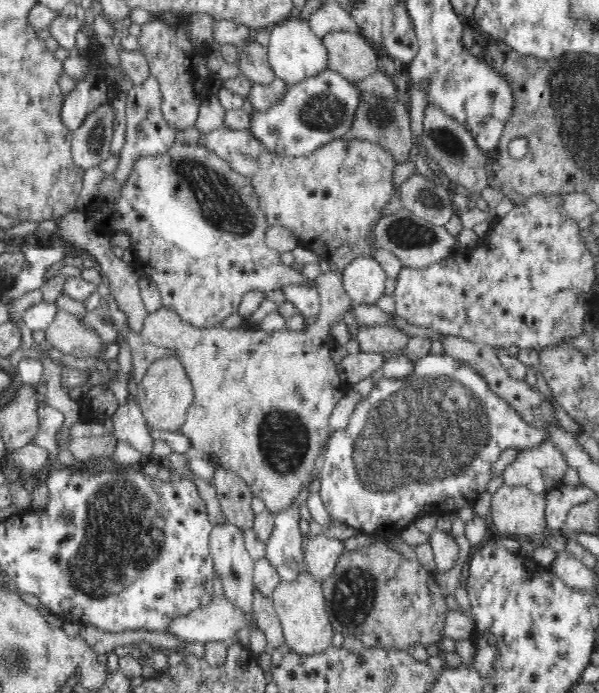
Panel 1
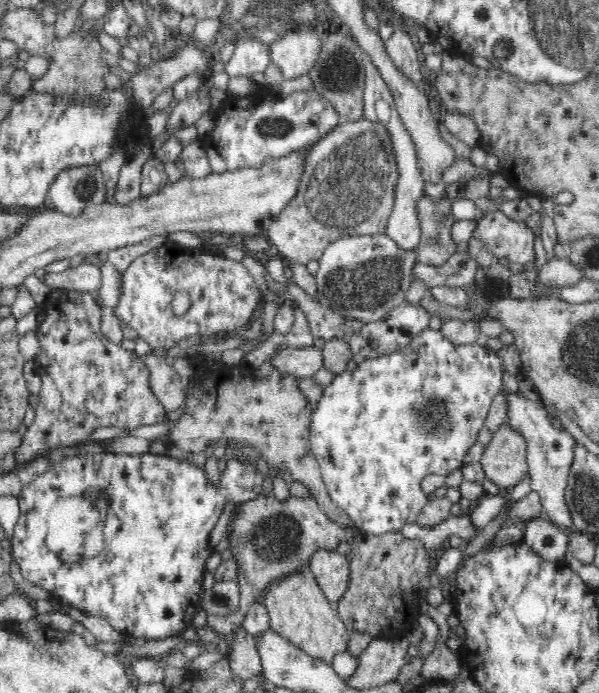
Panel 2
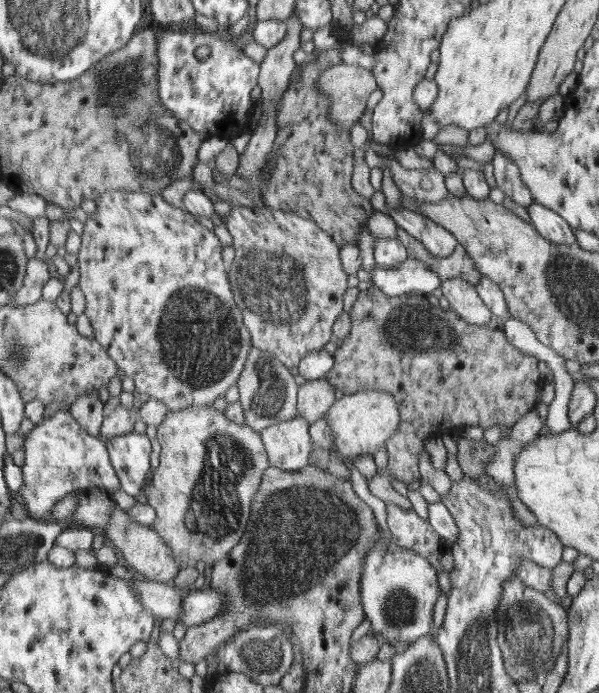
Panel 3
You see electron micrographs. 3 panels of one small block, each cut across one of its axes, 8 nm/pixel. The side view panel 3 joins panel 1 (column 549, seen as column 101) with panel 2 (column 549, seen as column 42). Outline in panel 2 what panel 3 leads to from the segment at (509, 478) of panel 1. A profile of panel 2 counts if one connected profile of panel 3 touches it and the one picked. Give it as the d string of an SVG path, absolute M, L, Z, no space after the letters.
M518 391L505 394L508 405L508 421L512 427L520 429L525 437L527 447L527 473L530 475L530 485L541 499L543 517L566 531L573 531L572 515L566 504L566 488L568 488L569 473L574 461L576 439L566 429L558 429L552 425L542 405L529 401Z

